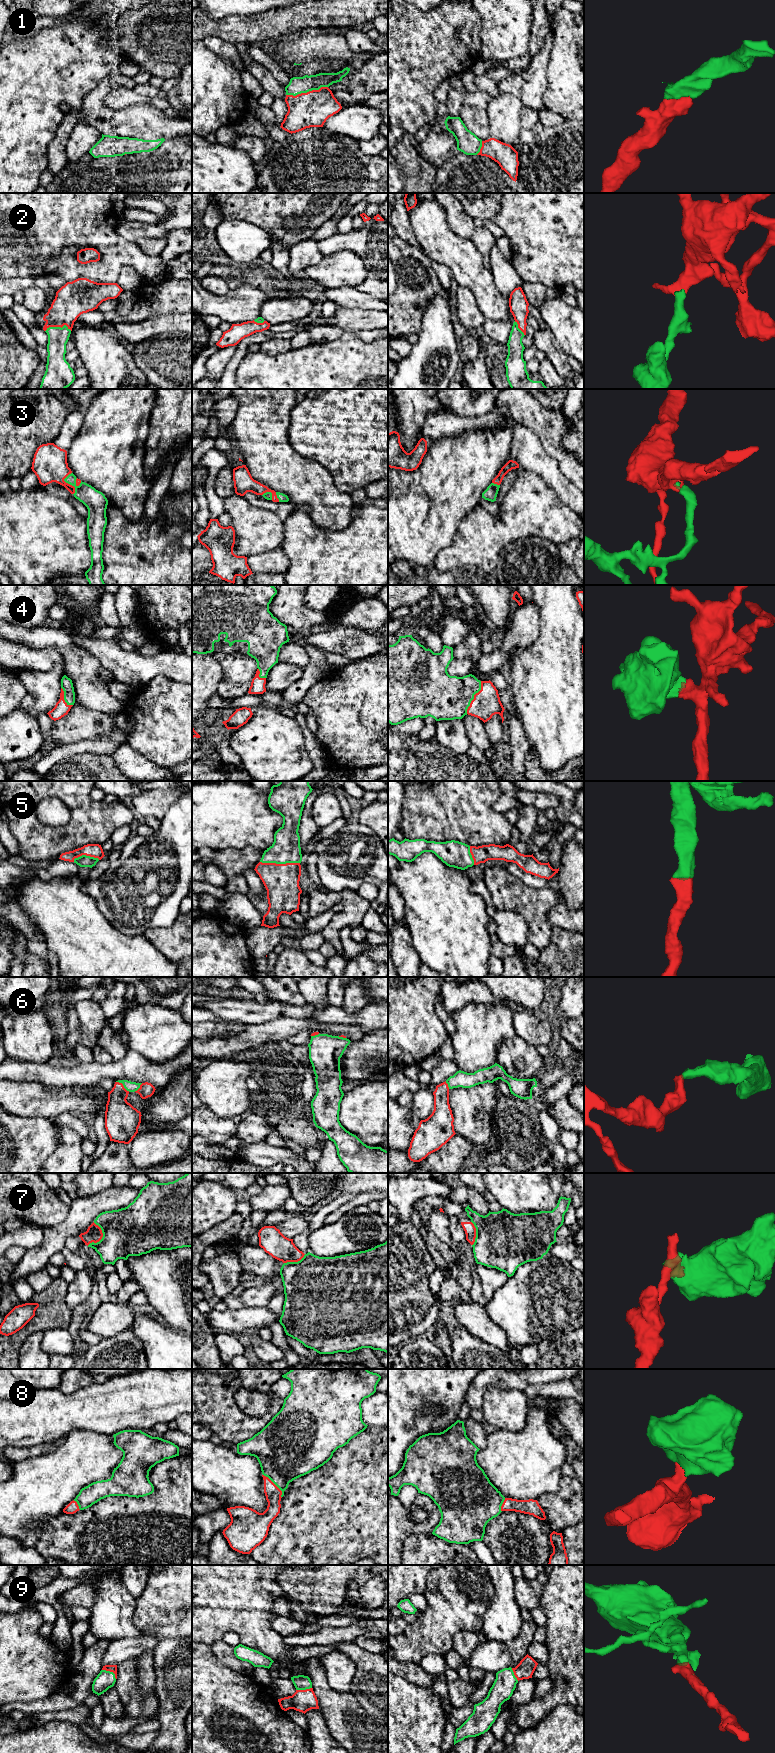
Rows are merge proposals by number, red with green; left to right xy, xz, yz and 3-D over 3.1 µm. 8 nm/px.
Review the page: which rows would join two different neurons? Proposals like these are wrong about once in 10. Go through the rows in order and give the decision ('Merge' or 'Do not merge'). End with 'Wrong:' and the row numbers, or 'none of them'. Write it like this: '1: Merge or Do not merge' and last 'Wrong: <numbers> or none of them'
1: Merge
2: Merge
3: Merge
4: Merge
5: Merge
6: Merge
7: Do not merge
8: Merge
9: Merge
Wrong: 7

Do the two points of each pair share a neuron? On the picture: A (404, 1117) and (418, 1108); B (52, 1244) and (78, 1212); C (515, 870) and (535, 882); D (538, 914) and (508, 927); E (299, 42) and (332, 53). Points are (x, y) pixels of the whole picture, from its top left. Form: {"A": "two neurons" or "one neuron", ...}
{"A": "two neurons", "B": "one neuron", "C": "one neuron", "D": "two neurons", "E": "one neuron"}

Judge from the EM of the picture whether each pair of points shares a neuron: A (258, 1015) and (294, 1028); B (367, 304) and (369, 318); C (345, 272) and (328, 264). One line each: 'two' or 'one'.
A: two
B: two
C: one

